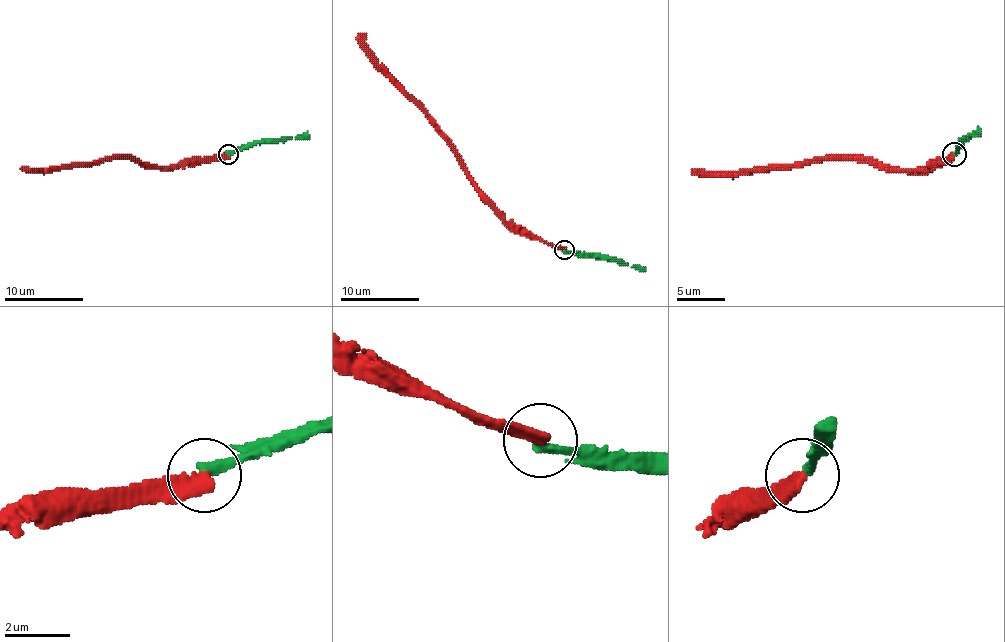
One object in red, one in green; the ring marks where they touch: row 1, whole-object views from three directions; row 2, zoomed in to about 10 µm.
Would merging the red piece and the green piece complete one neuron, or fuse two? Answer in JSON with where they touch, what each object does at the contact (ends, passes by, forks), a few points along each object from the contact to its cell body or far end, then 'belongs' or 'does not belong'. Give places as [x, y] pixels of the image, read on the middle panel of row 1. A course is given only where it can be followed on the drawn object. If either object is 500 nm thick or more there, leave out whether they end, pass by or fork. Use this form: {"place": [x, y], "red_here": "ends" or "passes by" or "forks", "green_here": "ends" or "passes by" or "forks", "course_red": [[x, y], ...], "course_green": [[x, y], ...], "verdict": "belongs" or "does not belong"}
{"place": [564, 249], "red_here": "ends", "green_here": "ends", "course_red": [[564, 249], [536, 237], [526, 237], [504, 219], [473, 180], [451, 140], [378, 67], [372, 51], [358, 33]], "course_green": [[564, 249], [594, 257], [619, 259], [645, 271]], "verdict": "does not belong"}

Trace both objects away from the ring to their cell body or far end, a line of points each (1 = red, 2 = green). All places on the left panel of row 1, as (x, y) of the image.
1: (228, 154), (190, 158), (168, 166), (145, 166), (137, 160), (115, 158), (42, 168), (22, 166)
2: (228, 153), (258, 143), (309, 135)

